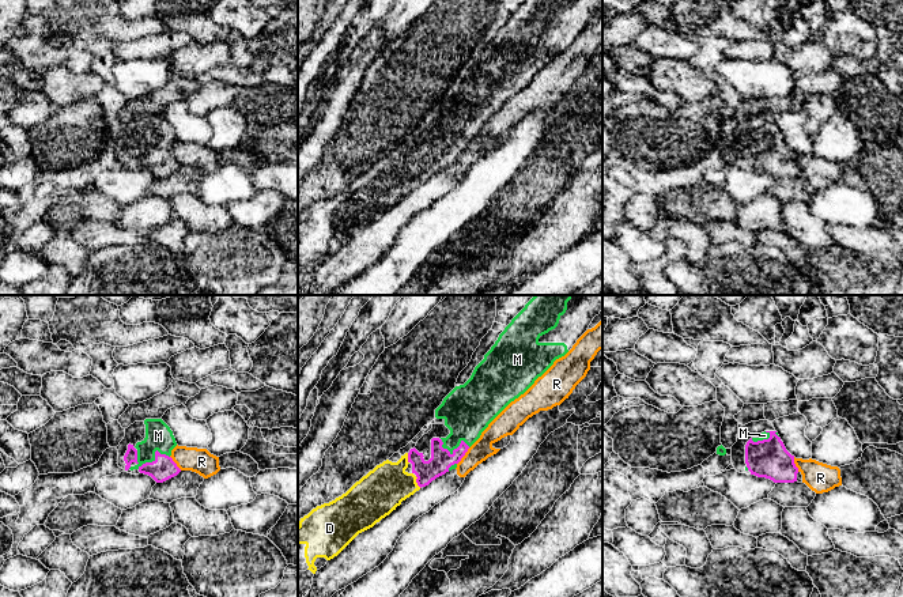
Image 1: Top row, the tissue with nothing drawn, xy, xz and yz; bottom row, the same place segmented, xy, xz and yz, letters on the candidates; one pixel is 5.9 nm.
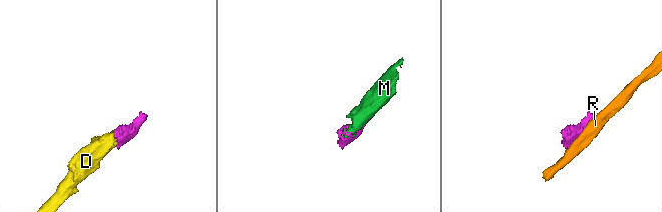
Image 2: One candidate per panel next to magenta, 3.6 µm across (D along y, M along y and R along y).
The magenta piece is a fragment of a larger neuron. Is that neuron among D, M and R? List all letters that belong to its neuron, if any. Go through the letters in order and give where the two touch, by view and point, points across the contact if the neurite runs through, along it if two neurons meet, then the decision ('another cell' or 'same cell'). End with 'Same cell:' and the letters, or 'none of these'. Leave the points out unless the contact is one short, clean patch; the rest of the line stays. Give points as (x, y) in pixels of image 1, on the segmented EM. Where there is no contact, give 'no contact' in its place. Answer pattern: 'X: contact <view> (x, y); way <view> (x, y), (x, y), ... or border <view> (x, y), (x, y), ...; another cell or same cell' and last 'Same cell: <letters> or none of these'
D: contact xz (416, 482); way xz (441, 460), (416, 482), (388, 484), (377, 494); same cell
M: contact xy (155, 457); same cell
R: contact xz (464, 454); another cell
Same cell: D, M

